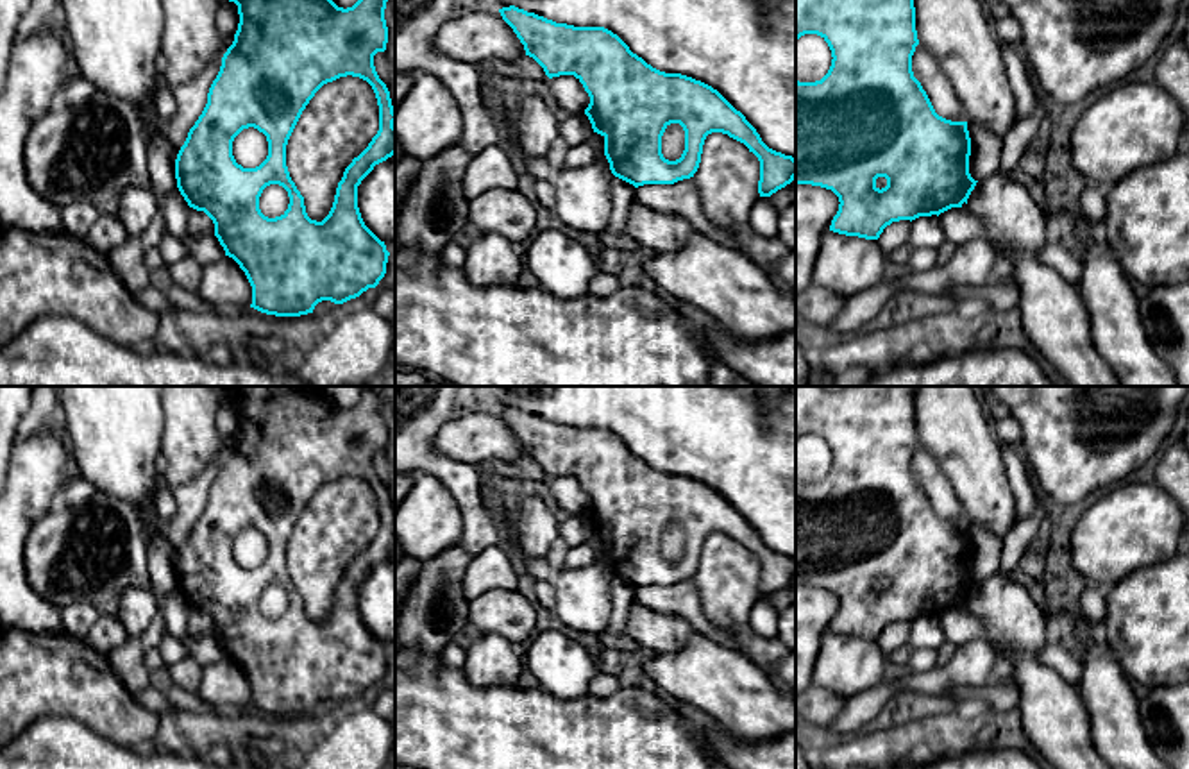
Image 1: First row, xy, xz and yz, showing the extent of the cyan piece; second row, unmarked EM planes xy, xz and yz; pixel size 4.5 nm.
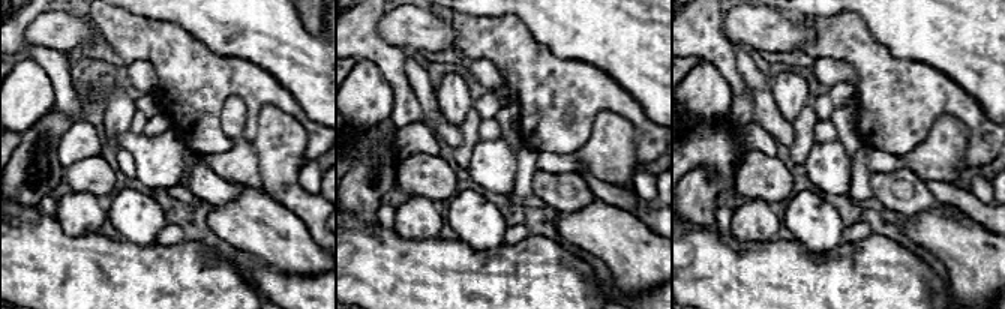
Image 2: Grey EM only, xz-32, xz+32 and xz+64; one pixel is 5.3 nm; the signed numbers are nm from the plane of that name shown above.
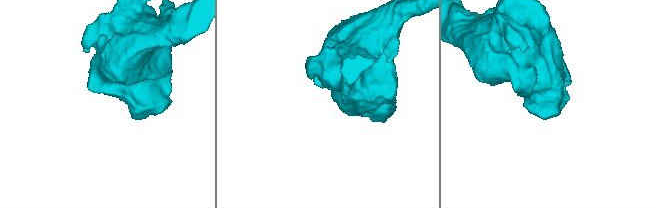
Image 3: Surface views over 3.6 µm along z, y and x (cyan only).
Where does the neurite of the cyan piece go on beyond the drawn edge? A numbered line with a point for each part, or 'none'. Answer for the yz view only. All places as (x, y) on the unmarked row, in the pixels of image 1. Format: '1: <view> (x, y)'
none

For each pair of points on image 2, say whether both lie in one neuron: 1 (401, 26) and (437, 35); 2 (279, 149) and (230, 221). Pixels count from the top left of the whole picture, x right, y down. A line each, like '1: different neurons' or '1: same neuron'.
1: same neuron
2: different neurons

